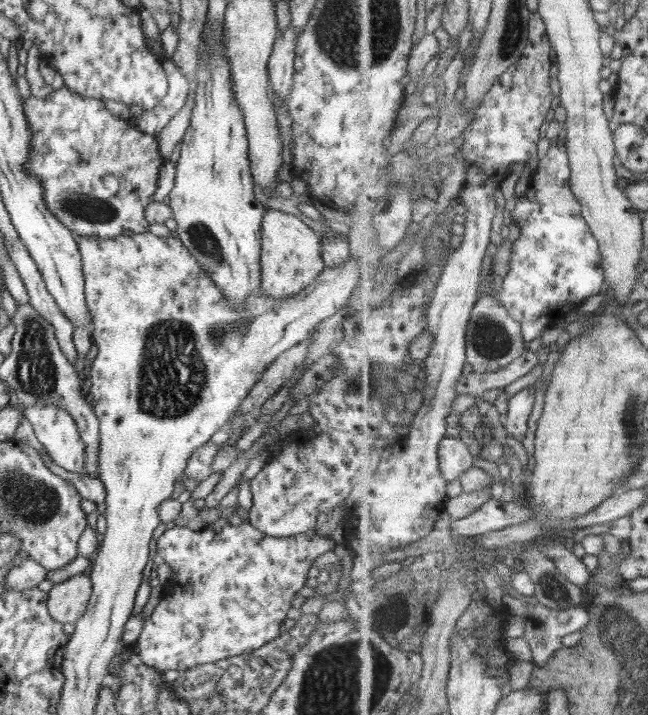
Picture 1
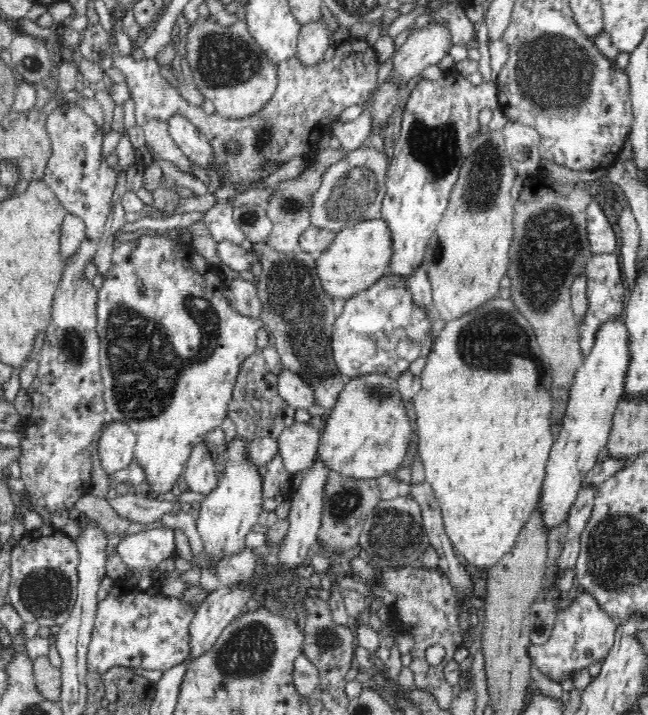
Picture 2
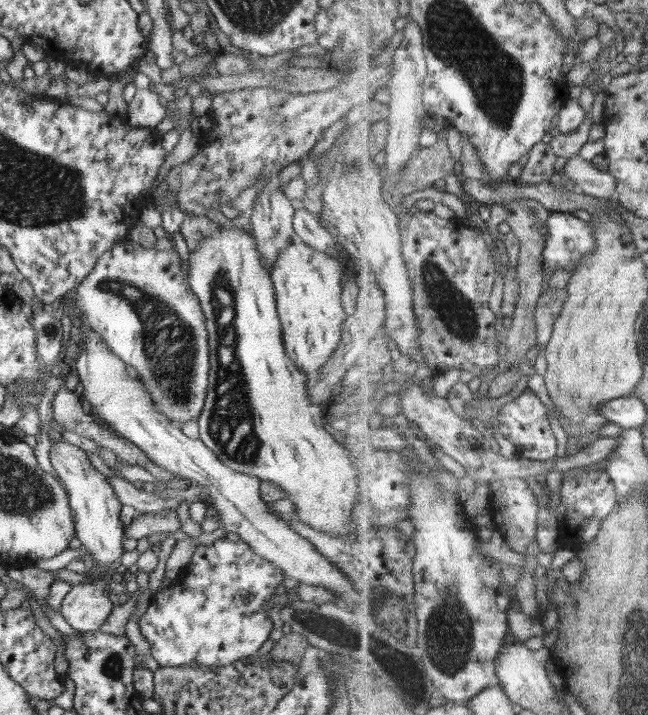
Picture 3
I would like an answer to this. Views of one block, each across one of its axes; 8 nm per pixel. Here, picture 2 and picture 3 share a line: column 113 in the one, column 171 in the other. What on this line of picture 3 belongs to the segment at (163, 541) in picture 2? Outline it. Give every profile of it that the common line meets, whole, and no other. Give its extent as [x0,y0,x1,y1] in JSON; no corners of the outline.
[140,539,286,667]

